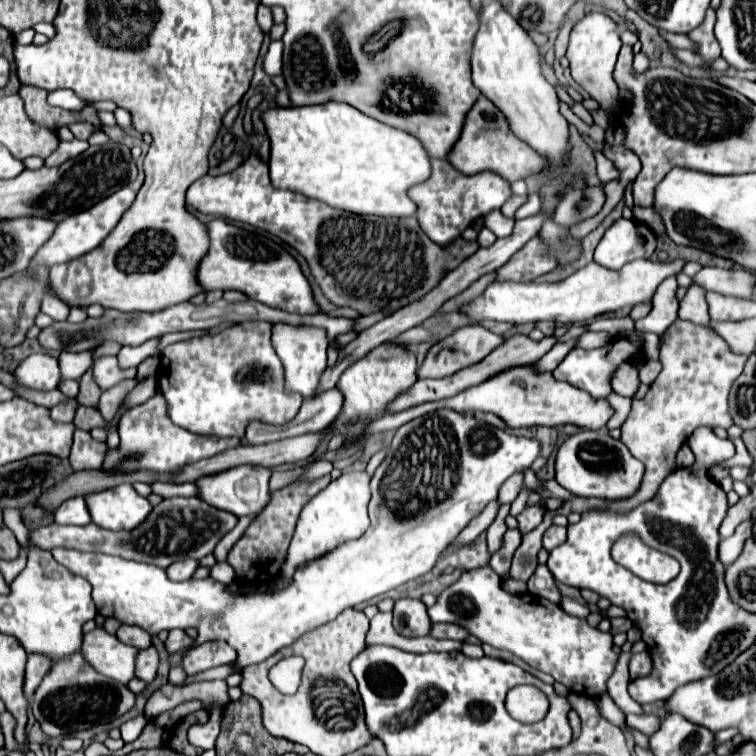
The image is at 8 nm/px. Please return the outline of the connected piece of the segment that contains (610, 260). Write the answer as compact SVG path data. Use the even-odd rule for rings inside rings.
M620 218L606 230L604 238L598 242L594 262L610 270L620 270L632 260L650 258L654 250L656 234L652 232L652 228L638 220Z

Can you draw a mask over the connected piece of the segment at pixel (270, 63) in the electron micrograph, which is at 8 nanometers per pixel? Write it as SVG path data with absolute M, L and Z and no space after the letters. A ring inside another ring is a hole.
M272 42L264 56L264 72L274 78L282 74L282 42Z

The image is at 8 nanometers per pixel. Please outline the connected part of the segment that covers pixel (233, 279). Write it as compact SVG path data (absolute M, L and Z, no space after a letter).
M214 218L208 224L208 234L210 234L210 250L200 262L200 278L198 278L204 290L240 290L248 298L278 310L296 314L320 312L320 306L314 300L312 286L308 278L302 274L300 264L272 238L232 226L222 218Z

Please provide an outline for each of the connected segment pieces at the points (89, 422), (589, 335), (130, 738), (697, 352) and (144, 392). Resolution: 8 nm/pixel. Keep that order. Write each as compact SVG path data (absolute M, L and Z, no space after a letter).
M78 406L76 408L76 424L84 426L84 430L92 428L104 428L108 432L108 446L118 446L118 430L112 426L112 422L104 420L98 408L88 408L88 406Z
M586 332L580 336L578 348L602 348L612 340L608 332Z
M136 716L134 720L128 720L126 724L122 724L122 728L120 728L120 732L122 732L122 740L124 742L134 742L138 736L140 736L140 732L142 732L142 728L148 724L148 720L144 718L144 716Z
M674 320L672 326L662 334L660 346L660 362L662 370L658 378L652 382L650 390L642 400L632 400L632 410L622 424L622 442L628 446L634 458L638 458L646 466L646 474L642 480L640 490L626 500L598 500L598 498L570 498L556 511L547 510L538 528L524 534L522 544L518 546L510 574L516 580L528 580L536 570L536 554L542 548L542 534L553 524L553 518L558 515L568 516L570 512L582 514L594 508L610 510L610 512L630 512L632 508L648 502L654 498L662 480L674 472L676 466L676 452L684 444L684 440L698 428L698 426L732 426L732 416L728 412L728 392L734 380L740 376L748 356L734 354L726 340L710 330L708 326L694 324L690 320Z
M150 376L150 378L146 378L146 380L138 382L138 386L128 394L126 404L128 404L128 408L132 408L132 406L136 406L136 404L142 404L144 400L152 398L156 392L158 392L156 378L154 378L154 376Z

